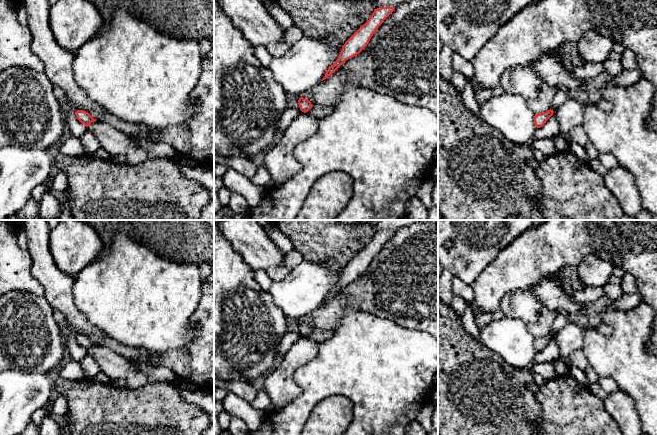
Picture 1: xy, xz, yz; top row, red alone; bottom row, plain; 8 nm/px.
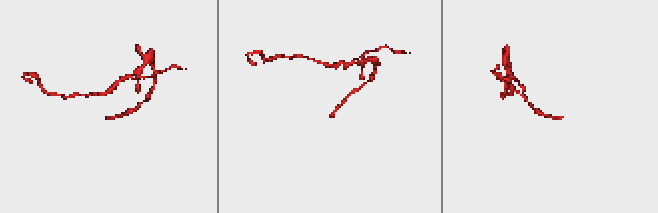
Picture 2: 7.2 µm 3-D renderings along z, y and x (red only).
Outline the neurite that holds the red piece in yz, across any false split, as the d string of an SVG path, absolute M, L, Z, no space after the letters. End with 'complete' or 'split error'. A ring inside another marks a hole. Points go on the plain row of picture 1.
M548 334L543 337L535 338L534 347L537 352L542 351L546 345L553 339L553 334Z | complete

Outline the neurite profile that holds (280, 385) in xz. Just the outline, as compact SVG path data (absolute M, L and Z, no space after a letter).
M302 336L282 357L280 366L267 376L264 390L270 397L270 405L265 416L278 412L300 395L294 375L298 368L317 356L319 343Z

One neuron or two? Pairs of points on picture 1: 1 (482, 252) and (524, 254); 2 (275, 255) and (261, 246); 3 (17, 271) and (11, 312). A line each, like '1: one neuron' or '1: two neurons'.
1: two neurons
2: one neuron
3: two neurons

